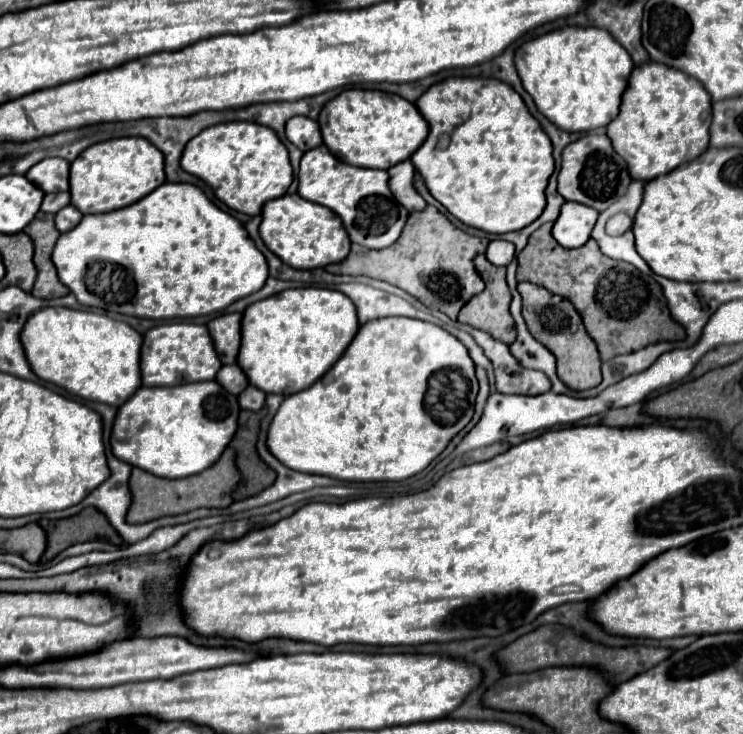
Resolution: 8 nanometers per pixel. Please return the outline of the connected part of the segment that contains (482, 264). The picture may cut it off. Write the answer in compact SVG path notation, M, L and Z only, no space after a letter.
M476 256L474 260L474 266L478 270L478 274L482 276L482 280L486 282L486 290L480 292L478 296L474 296L474 300L470 300L462 312L458 314L458 322L462 324L470 324L474 328L482 328L484 332L488 332L490 336L494 336L496 340L504 342L504 344L512 344L516 340L516 328L514 328L514 320L510 316L510 290L508 290L508 284L506 284L506 268L502 266L494 266L486 260L486 256Z

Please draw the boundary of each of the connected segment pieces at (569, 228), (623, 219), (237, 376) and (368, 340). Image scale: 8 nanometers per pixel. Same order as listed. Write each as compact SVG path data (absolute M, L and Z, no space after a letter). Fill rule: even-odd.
M564 202L560 208L560 216L554 222L552 234L560 246L578 248L584 246L590 238L590 232L596 224L598 212L584 204Z
M618 212L614 214L608 224L606 224L606 232L612 234L612 236L618 236L618 234L624 234L626 230L632 228L632 218L626 214L626 212Z
M232 364L232 366L222 366L218 370L216 376L218 384L222 384L222 388L226 388L226 392L232 392L234 396L238 396L242 392L242 388L248 386L248 380L244 376L244 372L240 370L240 366Z
M378 318L358 328L350 348L346 348L338 364L334 364L322 380L284 398L270 422L266 444L284 466L298 472L330 476L344 482L404 480L422 472L470 422L476 394L478 380L474 374L474 362L458 338L436 324L414 318ZM430 376L434 376L436 382L434 390L442 390L442 394L436 396L436 400L426 402Z

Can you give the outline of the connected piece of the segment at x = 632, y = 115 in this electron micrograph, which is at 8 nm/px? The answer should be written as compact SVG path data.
M648 60L632 70L618 116L606 126L614 150L626 160L632 180L648 182L698 158L708 148L712 100L698 80Z

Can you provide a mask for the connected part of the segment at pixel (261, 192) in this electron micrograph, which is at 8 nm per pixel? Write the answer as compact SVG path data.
M228 122L202 130L186 144L180 164L186 172L208 182L228 208L248 216L260 214L268 200L286 194L294 178L286 146L270 128L254 122Z

